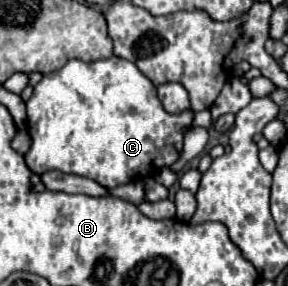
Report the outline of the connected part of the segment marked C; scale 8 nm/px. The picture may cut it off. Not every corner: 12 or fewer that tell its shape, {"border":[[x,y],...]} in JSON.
{"border":[[117,56],[69,60],[27,102],[35,174],[115,188],[183,154],[165,112]]}

